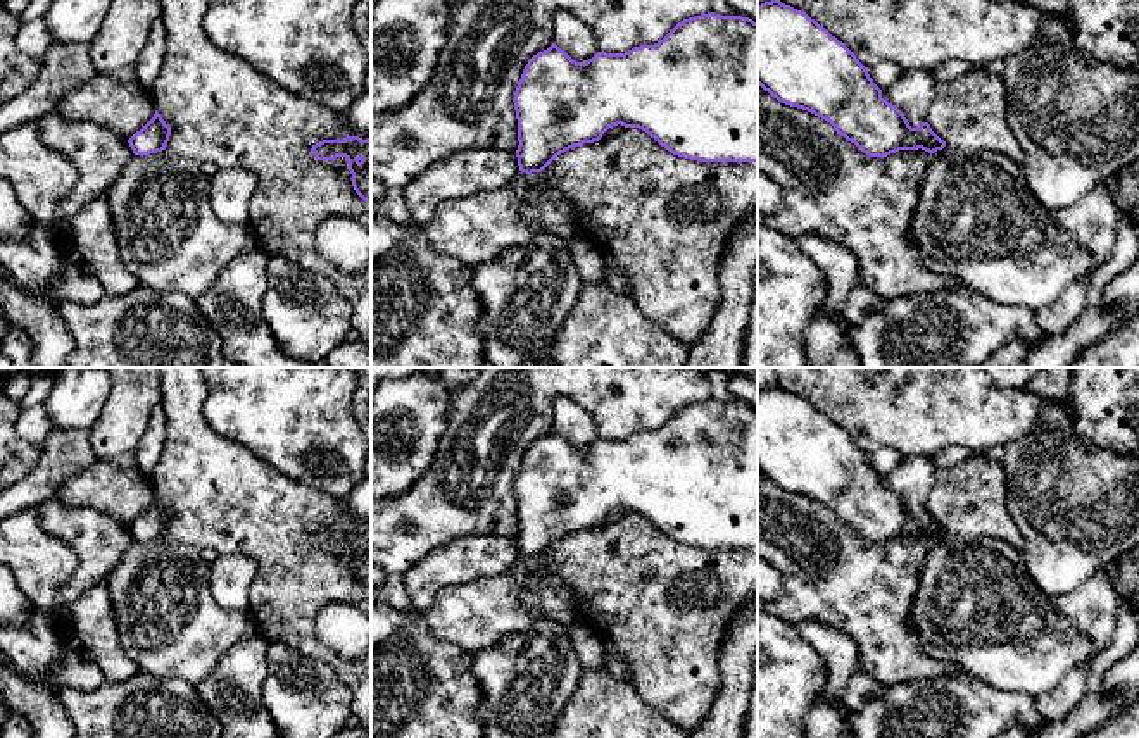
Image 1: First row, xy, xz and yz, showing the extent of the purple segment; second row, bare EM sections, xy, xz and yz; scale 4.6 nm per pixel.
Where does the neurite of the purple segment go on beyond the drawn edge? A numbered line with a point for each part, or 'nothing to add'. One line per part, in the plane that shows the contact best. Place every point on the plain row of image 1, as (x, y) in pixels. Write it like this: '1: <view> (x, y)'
nothing to add

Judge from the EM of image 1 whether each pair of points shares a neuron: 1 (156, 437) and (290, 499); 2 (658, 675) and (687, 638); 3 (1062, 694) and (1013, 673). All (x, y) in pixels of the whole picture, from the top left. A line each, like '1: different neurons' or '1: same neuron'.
1: different neurons
2: same neuron
3: different neurons

